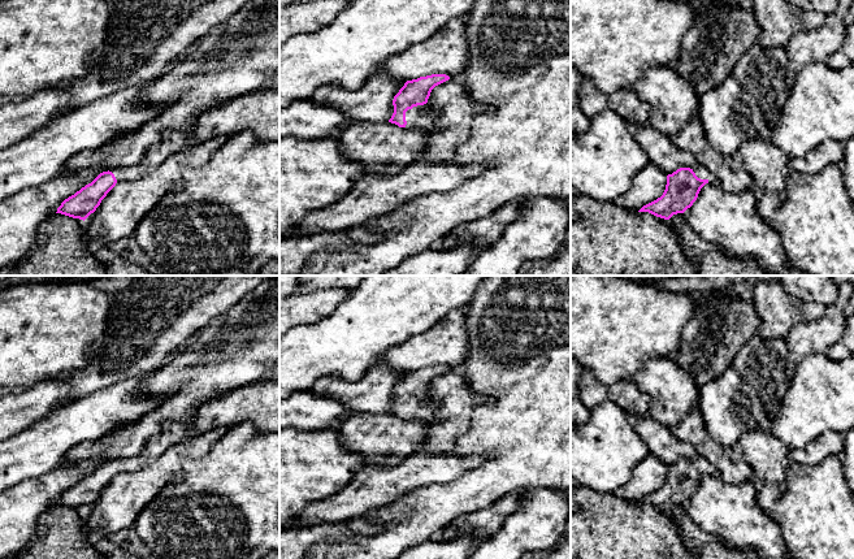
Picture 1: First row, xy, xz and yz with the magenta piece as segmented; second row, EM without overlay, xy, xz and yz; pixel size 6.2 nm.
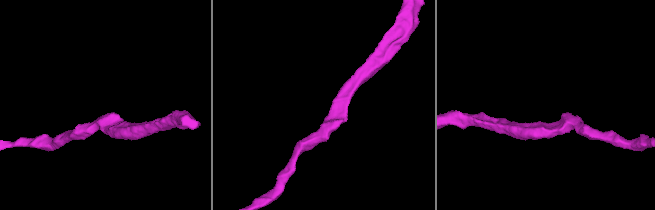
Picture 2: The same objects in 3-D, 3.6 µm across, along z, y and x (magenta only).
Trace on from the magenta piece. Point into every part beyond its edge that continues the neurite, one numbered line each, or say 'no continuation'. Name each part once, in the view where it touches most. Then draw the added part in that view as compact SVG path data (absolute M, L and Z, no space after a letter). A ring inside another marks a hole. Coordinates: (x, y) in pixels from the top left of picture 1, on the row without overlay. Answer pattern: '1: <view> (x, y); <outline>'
1: xz (423, 408); M428 395L413 398L406 403L406 420L430 420L434 417L437 404Z

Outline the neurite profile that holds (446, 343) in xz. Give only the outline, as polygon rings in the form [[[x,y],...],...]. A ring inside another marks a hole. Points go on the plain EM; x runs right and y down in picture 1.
[[[465,309],[452,311],[430,330],[412,337],[398,347],[391,347],[377,365],[399,372],[412,372],[432,365],[446,365],[454,369],[468,358]]]

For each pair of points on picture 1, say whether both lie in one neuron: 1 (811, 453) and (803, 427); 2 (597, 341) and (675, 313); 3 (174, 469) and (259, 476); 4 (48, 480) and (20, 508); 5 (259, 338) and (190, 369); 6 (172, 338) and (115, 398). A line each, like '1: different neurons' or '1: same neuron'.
1: different neurons
2: same neuron
3: different neurons
4: same neuron
5: same neuron
6: different neurons

